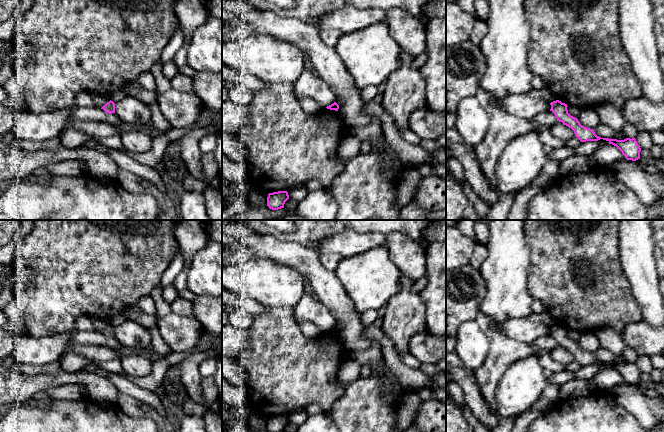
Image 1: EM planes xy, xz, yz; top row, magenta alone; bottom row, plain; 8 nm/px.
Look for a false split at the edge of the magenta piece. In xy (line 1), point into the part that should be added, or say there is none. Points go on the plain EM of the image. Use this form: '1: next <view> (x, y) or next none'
1: next none

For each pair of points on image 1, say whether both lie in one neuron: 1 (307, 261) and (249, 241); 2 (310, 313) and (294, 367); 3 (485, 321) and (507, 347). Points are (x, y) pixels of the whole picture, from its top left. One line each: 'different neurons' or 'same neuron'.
1: same neuron
2: different neurons
3: same neuron

